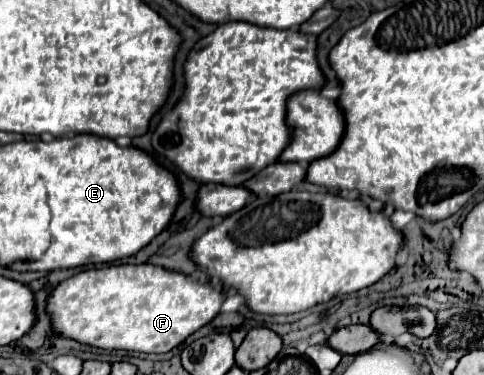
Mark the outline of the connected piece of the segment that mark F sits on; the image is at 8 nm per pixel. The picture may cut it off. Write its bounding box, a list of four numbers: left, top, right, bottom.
[46,265,222,353]

